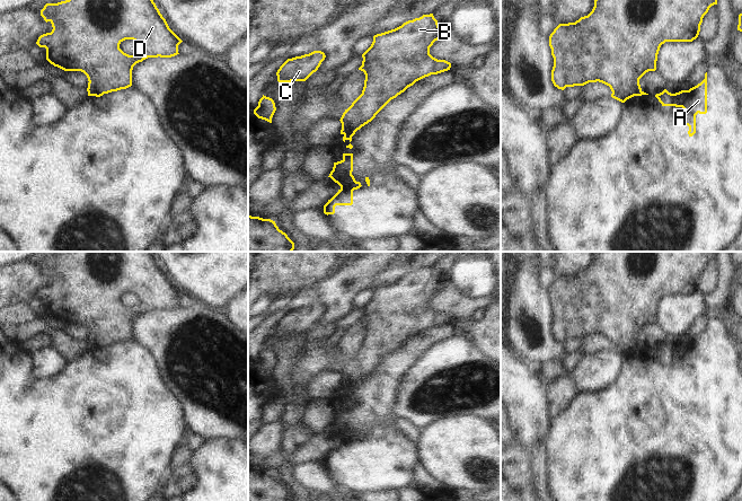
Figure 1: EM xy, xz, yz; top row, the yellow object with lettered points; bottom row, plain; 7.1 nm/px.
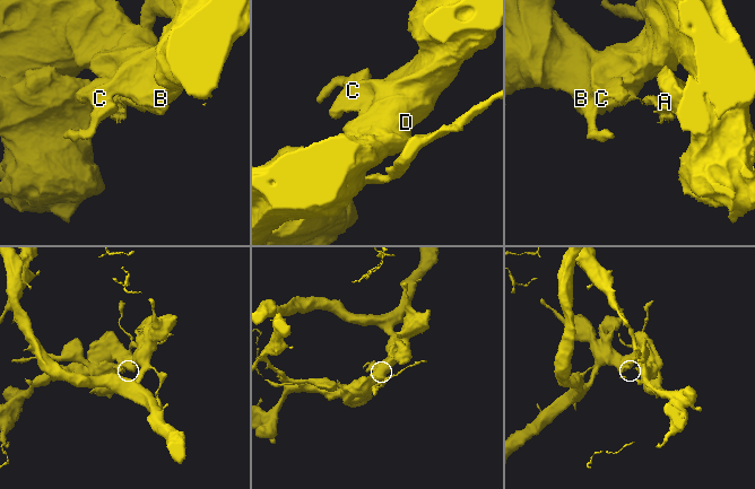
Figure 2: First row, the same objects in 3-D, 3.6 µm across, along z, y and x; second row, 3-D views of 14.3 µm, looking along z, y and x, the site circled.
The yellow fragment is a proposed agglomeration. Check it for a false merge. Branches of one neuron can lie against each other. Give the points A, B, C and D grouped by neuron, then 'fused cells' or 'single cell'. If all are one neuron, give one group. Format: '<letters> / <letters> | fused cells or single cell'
A / B C D | fused cells

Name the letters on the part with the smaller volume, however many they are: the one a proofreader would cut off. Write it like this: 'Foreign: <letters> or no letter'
Foreign: A

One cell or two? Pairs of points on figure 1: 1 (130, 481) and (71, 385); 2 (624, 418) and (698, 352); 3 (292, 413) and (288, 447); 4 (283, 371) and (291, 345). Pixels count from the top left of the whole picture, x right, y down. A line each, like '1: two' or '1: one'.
1: one
2: one
3: one
4: one

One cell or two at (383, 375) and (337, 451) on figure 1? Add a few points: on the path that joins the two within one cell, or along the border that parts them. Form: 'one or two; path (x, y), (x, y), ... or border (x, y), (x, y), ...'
one; path (374, 397), (372, 405), (372, 430), (360, 442)

